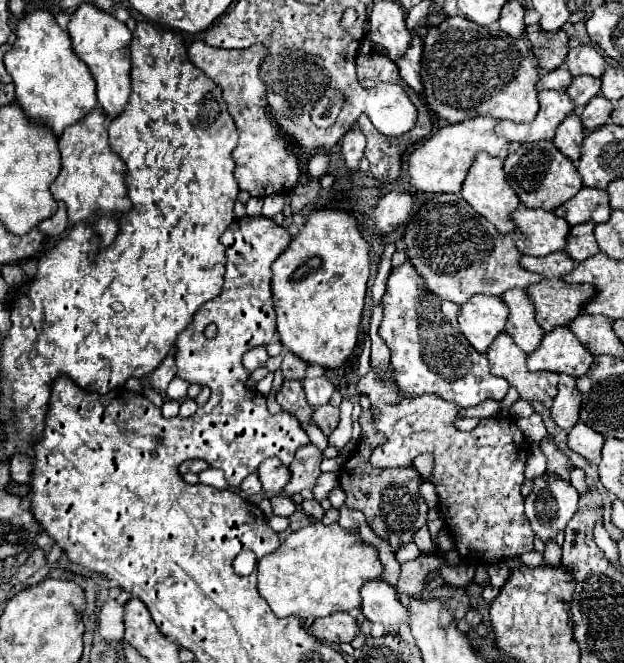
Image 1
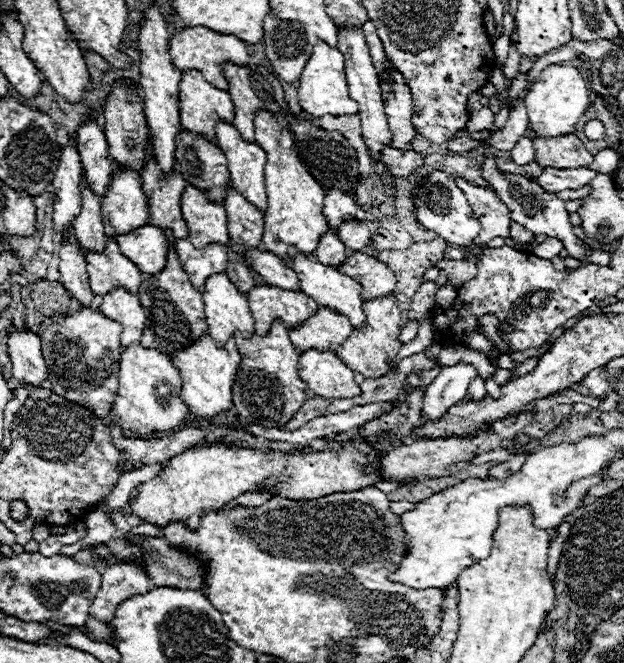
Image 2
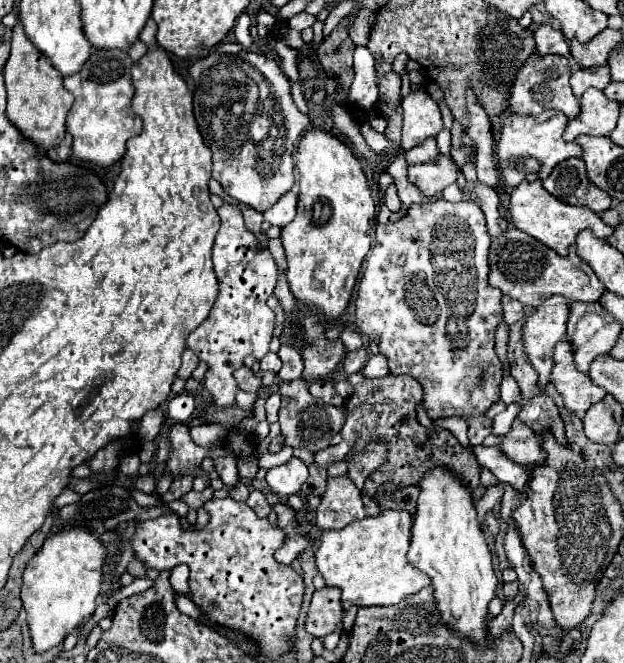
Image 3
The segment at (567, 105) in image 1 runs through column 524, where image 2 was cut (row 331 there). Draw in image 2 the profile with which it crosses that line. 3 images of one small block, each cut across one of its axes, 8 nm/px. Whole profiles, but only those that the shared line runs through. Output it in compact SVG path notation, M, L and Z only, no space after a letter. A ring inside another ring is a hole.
M112 290L112 292L104 294L98 310L106 318L116 320L122 326L122 336L120 336L122 348L130 346L134 342L140 342L146 314L138 302L138 296L132 296L126 290Z

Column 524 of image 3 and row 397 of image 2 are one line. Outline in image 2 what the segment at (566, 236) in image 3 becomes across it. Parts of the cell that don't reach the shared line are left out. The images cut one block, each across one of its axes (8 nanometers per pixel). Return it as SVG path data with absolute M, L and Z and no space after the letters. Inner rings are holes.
M204 334L198 342L192 346L178 350L172 358L174 366L178 366L180 378L182 378L182 392L180 398L186 402L190 412L198 418L216 418L218 414L224 414L232 410L232 384L234 376L238 372L240 364L240 354L236 350L234 338L224 348L218 348L208 334Z

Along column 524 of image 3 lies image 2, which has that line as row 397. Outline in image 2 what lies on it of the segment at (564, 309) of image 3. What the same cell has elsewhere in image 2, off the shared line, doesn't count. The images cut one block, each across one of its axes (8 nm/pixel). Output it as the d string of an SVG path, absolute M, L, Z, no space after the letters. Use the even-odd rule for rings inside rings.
M308 350L300 356L298 360L298 376L306 382L308 390L312 390L320 398L354 398L362 394L360 386L354 382L354 372L334 354L334 352L318 352L318 350Z

